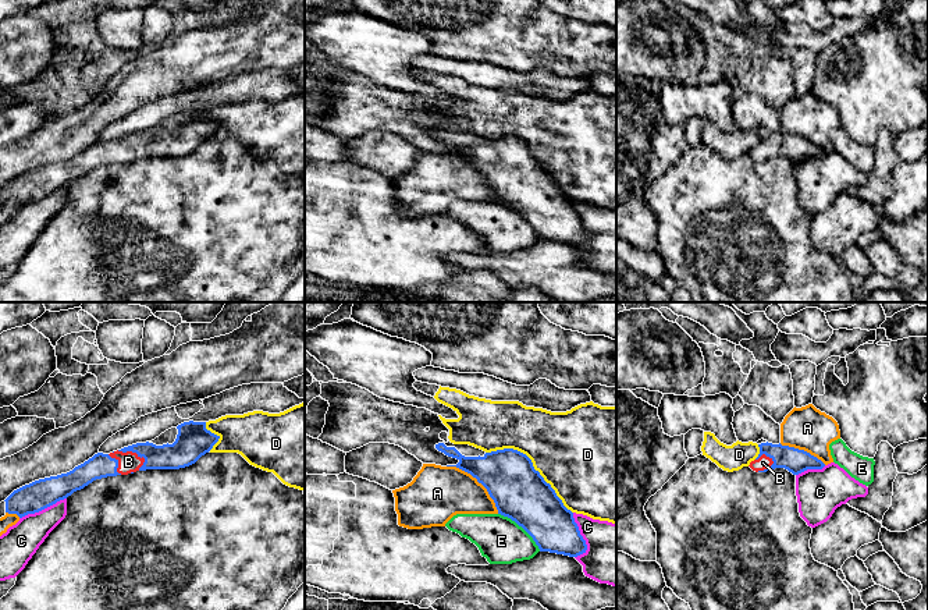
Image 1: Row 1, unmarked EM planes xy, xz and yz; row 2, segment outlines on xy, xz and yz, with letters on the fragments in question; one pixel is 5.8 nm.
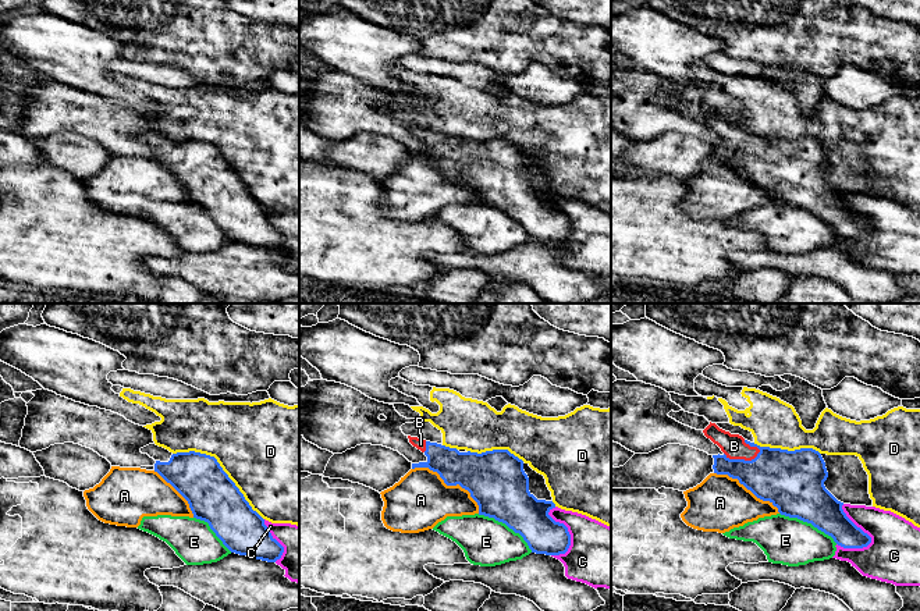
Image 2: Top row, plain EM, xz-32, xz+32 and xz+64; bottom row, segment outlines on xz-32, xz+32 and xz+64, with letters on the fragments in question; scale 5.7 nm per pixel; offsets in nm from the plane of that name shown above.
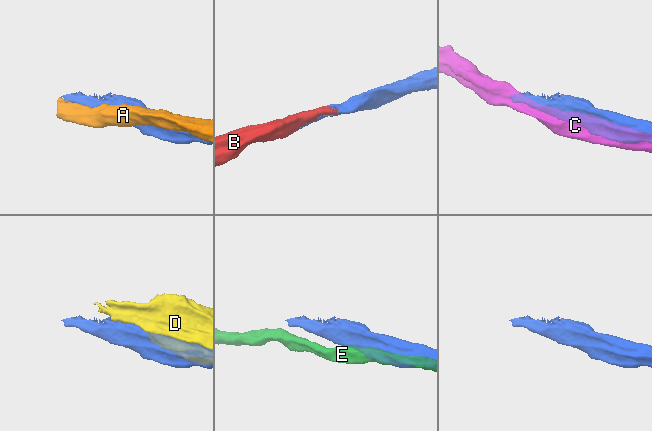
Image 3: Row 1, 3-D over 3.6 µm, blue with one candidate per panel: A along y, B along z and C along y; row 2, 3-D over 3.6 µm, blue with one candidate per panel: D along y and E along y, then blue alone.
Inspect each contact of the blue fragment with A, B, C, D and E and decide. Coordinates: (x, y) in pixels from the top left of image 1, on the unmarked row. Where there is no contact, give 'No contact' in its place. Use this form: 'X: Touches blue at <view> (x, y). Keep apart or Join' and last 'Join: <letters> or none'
A: Touches blue at xz (479, 170). Keep apart
B: Touches blue at xy (132, 139). Join
C: Touches blue at xz (582, 224). Keep apart
D: Touches blue at xz (532, 152). Keep apart
E: Touches blue at xz (522, 215). Keep apart
Join: B

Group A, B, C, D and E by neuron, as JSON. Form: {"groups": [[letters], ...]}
{"groups": [["A"], ["B"], ["C"], ["D"], ["E"]]}

